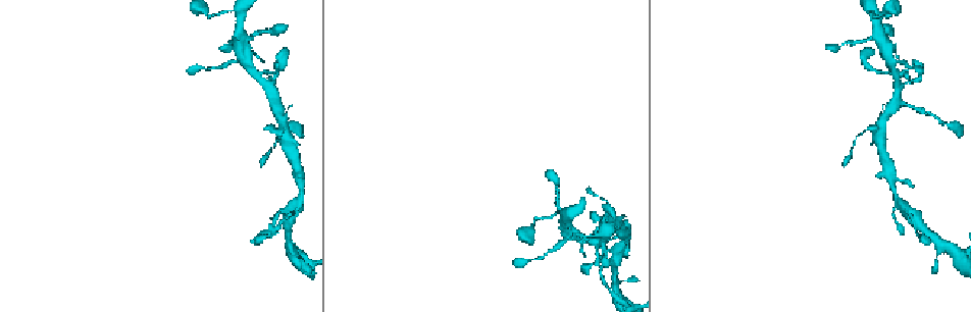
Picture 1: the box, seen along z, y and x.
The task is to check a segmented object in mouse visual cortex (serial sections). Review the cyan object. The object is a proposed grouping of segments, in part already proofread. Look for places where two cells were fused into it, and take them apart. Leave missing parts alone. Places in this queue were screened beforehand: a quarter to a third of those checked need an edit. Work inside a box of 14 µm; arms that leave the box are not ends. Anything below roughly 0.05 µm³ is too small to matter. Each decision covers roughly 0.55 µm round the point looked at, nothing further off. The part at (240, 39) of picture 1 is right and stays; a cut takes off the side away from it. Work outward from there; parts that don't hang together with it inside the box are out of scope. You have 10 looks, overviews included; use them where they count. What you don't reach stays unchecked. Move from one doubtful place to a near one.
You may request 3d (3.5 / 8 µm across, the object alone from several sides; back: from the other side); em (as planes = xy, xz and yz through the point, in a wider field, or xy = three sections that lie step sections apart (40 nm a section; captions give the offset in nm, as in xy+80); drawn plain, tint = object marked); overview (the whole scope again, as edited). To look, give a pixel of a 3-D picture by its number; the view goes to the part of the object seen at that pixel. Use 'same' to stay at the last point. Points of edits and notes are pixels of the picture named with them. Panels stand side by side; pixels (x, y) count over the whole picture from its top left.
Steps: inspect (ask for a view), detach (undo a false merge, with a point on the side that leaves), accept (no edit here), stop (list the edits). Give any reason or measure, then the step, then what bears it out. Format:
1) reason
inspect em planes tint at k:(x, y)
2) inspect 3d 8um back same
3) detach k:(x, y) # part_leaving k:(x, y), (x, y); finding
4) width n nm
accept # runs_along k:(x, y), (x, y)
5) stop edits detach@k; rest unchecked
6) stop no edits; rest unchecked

thick turns thin
inspect 3d 3.5um back at 1:(253, 73)

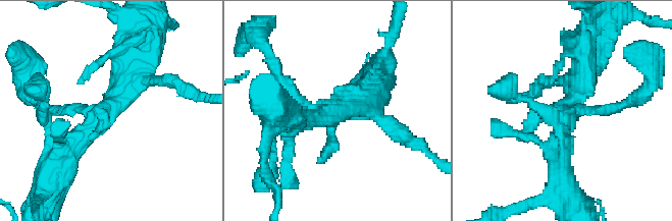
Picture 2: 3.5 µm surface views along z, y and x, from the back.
inspect em xy step 1 plain at 2:(563, 114)

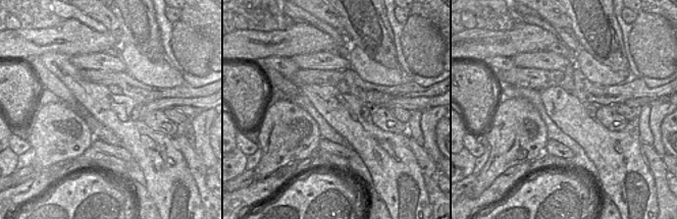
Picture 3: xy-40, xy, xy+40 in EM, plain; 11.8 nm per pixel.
inspect em xy step 1 tint same

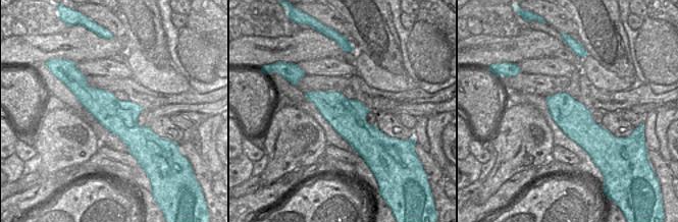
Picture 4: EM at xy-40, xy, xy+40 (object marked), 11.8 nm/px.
accept # runs_along 2:(139, 66), (123, 95), (51, 167); one cell here

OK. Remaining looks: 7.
thick turns thin
inspect 3d 8um at 1:(611, 221)

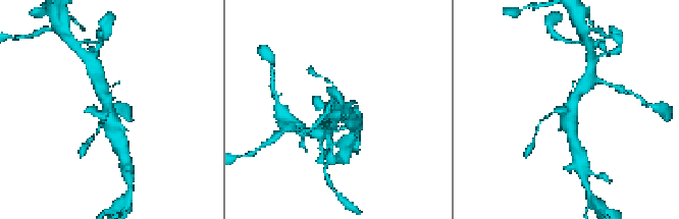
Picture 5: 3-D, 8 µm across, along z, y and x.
now the EM
inspect em xy step 3 tint at 5:(570, 114)

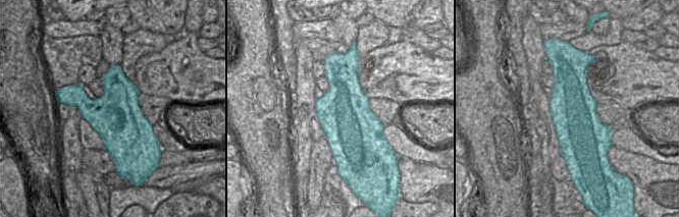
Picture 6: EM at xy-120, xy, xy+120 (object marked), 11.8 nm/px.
accept # runs_along 5:(100, 88), (116, 141); one cell here

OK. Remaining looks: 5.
three-way junction
inspect 3d 3.5um at 1:(619, 249)

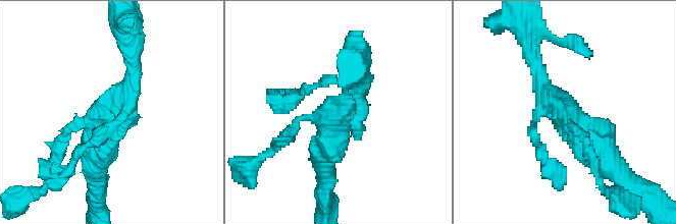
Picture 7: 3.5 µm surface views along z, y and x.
accept # runs_along 7:(536, 66), (565, 114), (617, 170); one cell here

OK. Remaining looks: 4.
sudden change in width
inspect 3d 3.5um at 1:(296, 260)

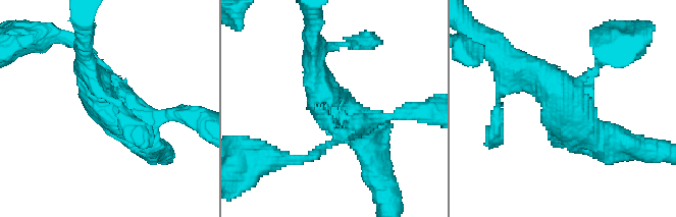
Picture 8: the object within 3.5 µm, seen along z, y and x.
shape alone is not enough
inspect em planes tint at 8:(567, 112)

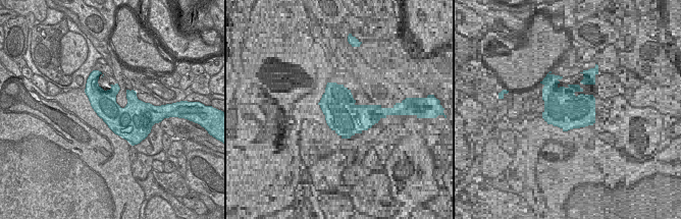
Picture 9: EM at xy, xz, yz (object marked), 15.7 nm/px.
accept # runs_along 8:(523, 65), (602, 147); continuous, no second cell

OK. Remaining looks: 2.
stop no edits; rest unchecked

